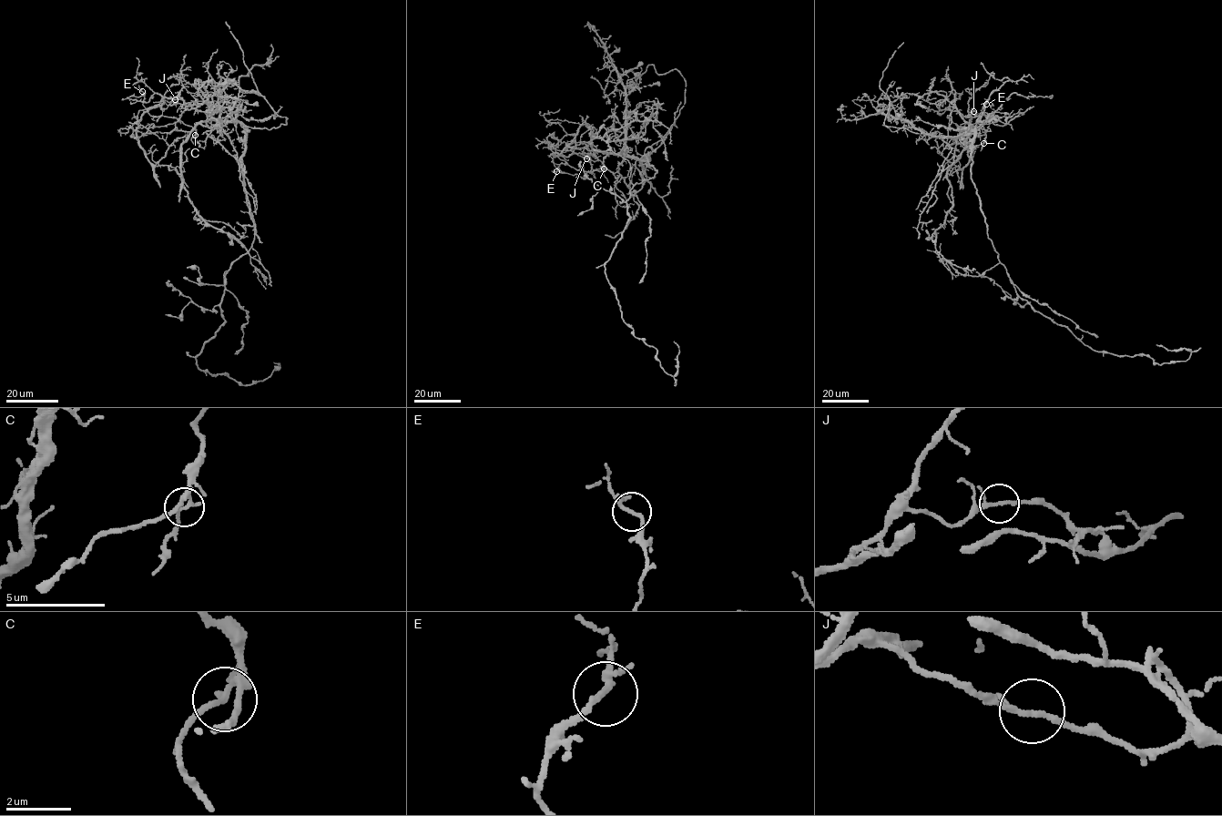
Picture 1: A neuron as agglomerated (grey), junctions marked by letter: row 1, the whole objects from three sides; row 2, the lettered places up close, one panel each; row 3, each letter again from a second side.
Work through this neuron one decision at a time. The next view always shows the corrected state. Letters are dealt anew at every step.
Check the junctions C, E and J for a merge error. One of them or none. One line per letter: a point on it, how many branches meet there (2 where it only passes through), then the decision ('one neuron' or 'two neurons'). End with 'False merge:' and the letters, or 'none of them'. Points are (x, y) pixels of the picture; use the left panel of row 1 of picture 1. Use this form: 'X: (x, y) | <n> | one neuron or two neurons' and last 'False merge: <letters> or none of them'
C: (195, 135) | 3 | one neuron
E: (142, 91) | 3 | one neuron
J: (175, 99) | 3 | two neurons
False merge: J

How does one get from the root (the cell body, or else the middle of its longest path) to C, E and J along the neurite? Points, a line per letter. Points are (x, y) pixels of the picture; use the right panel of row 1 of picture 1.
C: (987, 231), (971, 163), (972, 131), (988, 114), (968, 112), (969, 145), (987, 130), (983, 143)
E: (987, 231), (971, 163), (972, 131), (988, 114), (968, 114), (972, 129), (987, 119), (982, 111), (986, 104)
J: (987, 231), (971, 178), (971, 163), (972, 131), (982, 125), (988, 114), (976, 116), (972, 111)

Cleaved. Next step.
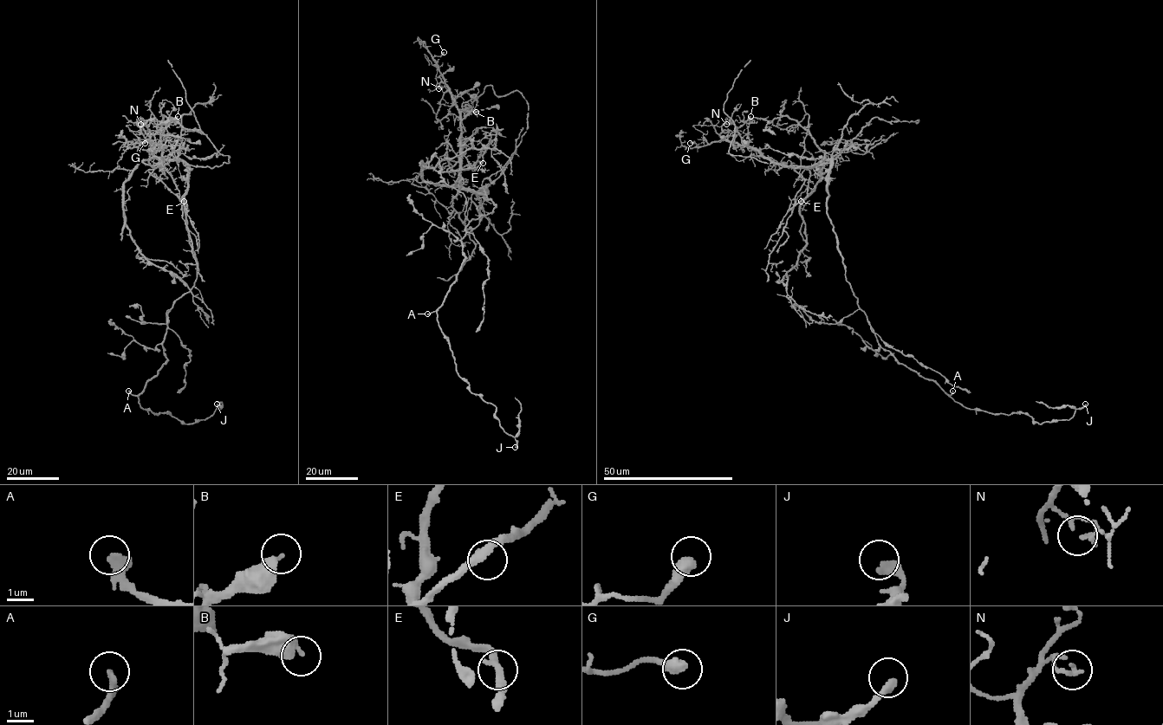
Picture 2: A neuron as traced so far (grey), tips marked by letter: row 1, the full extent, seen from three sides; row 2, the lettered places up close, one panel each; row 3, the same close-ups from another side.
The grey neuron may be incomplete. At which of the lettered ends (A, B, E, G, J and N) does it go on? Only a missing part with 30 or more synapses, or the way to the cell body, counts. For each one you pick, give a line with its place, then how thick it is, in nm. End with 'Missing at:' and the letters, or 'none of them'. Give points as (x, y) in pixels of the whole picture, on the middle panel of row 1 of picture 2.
A: at (427, 313); 360 nm thick
Missing at: A

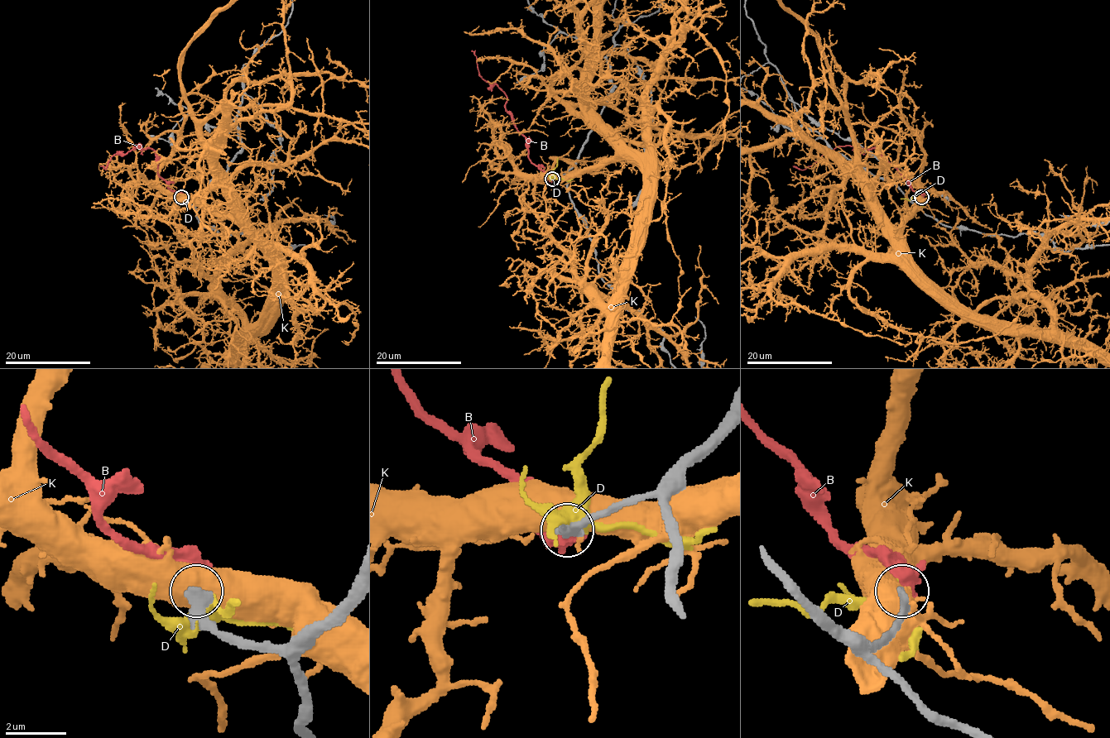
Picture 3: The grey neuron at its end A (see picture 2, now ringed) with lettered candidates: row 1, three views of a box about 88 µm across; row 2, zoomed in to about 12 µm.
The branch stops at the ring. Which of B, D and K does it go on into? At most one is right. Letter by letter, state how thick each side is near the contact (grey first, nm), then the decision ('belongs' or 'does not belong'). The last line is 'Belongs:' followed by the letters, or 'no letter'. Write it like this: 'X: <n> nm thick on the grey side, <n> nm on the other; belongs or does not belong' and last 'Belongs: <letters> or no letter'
B: 400 nm thick on the grey side, 800 nm on the other; belongs
D: 480 nm thick on the grey side, 440 nm on the other; does not belong
K: 440 nm thick on the grey side, 800 nm on the other; does not belong
Belongs: B

